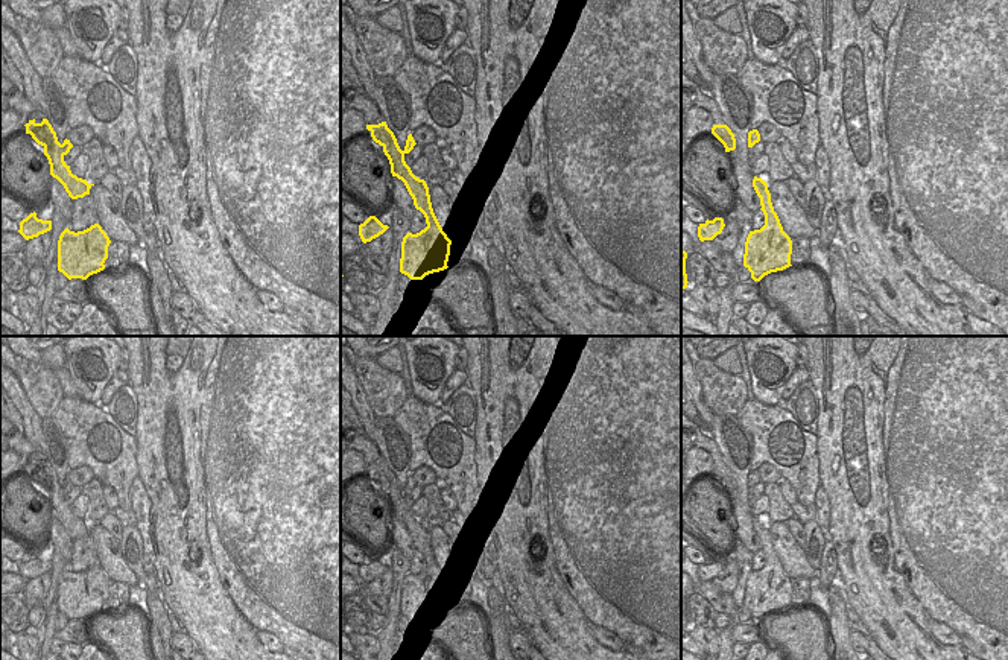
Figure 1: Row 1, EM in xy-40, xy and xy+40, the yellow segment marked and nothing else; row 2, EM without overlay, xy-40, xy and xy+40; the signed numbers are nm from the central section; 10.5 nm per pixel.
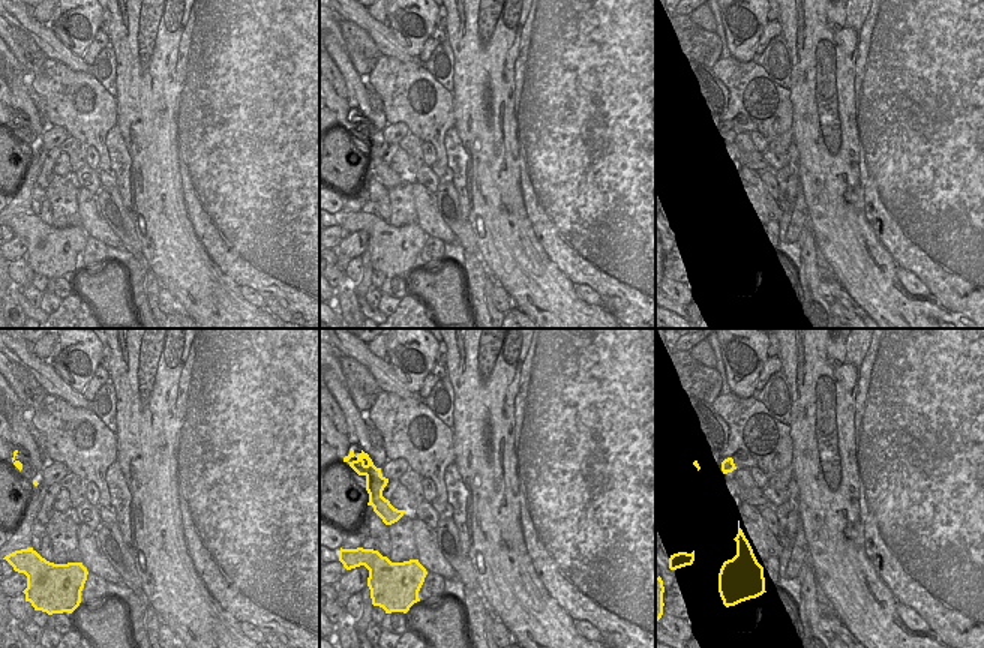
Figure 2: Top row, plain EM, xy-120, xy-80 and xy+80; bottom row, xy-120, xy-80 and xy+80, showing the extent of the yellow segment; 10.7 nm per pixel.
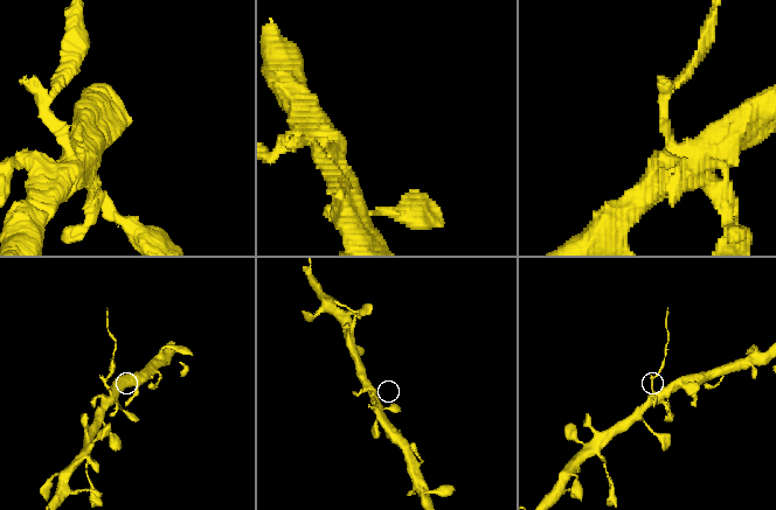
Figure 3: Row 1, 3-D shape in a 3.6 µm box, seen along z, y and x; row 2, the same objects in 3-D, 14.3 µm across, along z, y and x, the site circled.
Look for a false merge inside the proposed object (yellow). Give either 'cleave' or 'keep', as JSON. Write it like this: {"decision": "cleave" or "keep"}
{"decision": "cleave"}

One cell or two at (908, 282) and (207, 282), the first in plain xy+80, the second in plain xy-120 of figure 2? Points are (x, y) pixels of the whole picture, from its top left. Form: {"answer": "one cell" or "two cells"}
{"answer": "two cells"}

